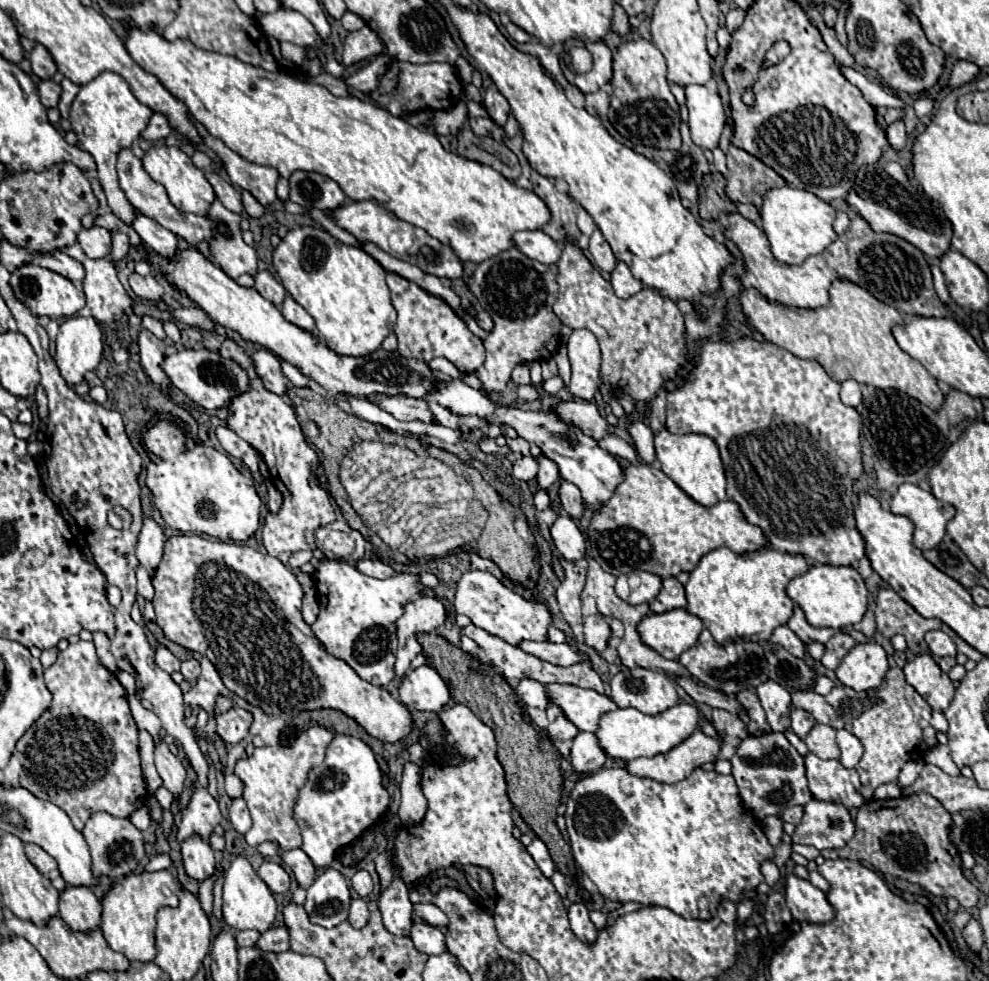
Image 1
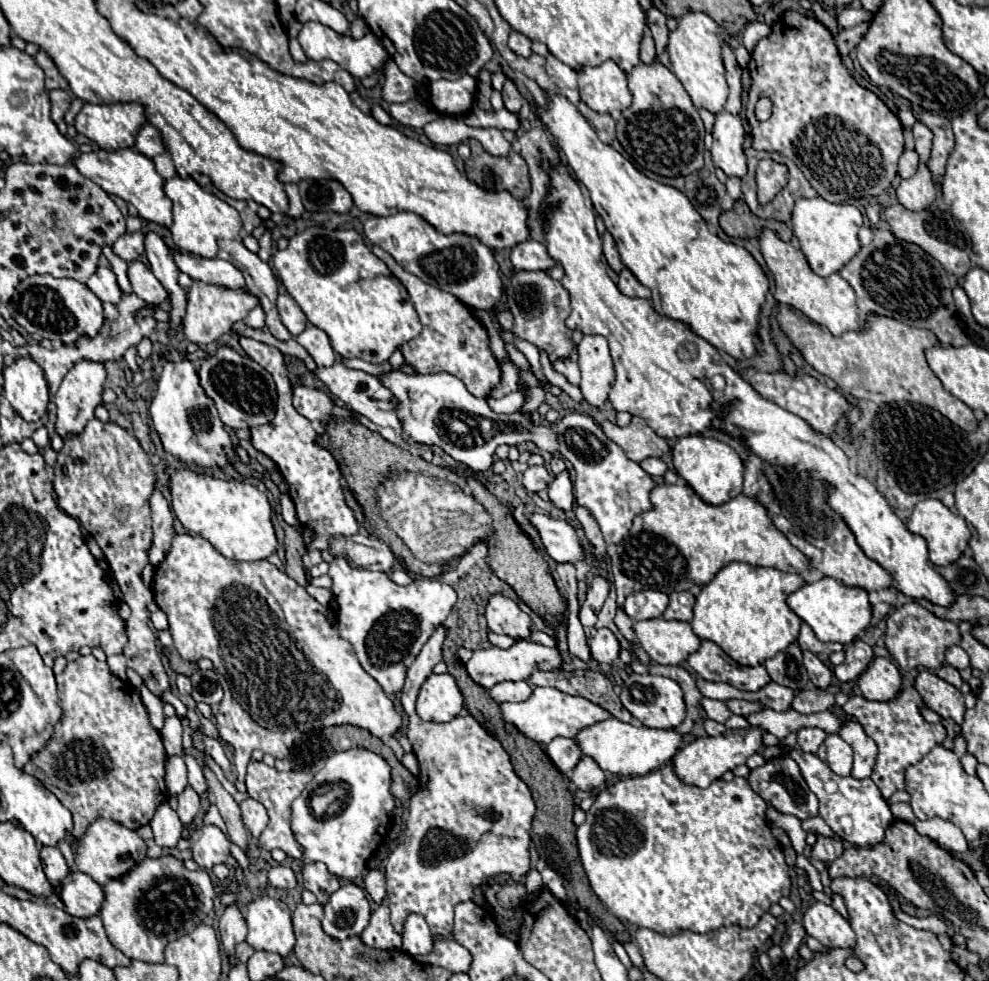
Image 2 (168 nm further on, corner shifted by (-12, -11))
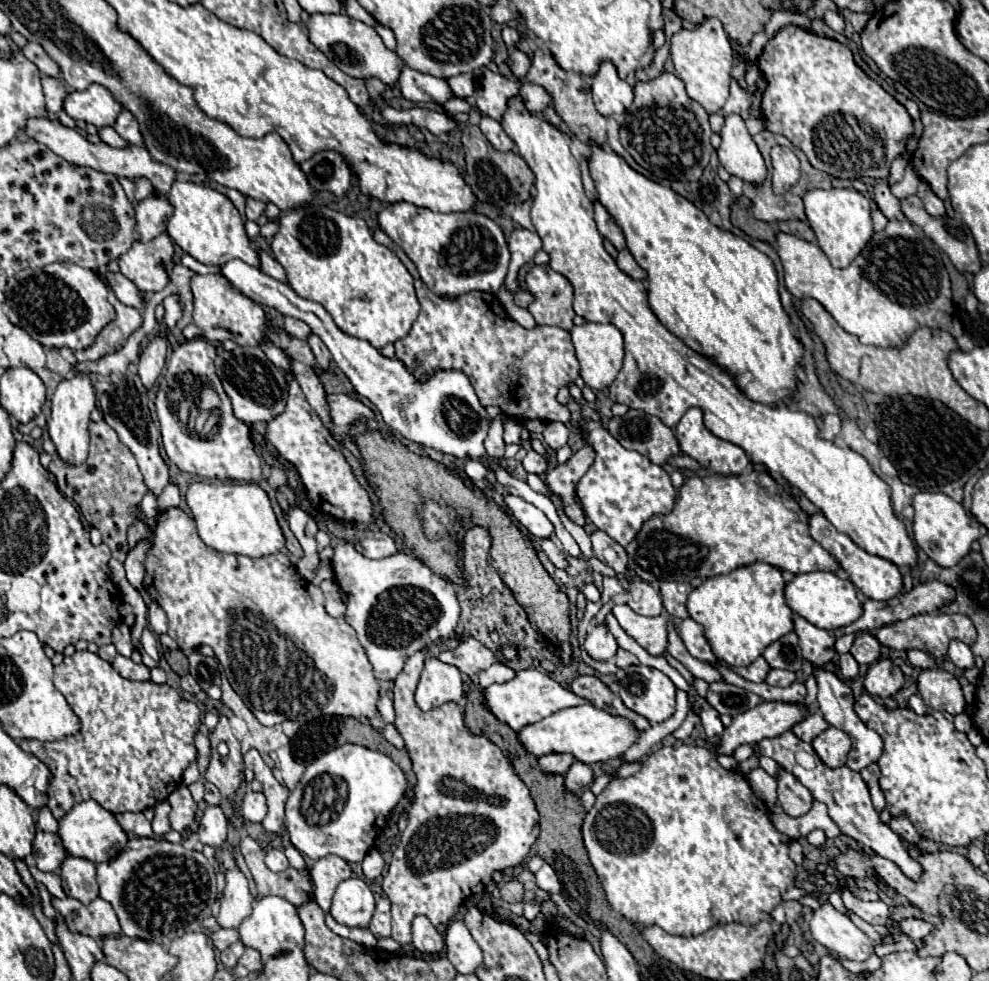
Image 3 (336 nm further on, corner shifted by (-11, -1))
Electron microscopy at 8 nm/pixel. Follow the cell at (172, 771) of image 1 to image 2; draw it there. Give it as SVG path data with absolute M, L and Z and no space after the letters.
M189 786L189 788L185 788L183 794L179 794L177 802L179 802L179 808L177 808L179 820L181 820L185 826L189 826L189 824L193 822L193 818L197 816L197 812L199 812L199 796L197 796L197 792L193 792L193 788Z

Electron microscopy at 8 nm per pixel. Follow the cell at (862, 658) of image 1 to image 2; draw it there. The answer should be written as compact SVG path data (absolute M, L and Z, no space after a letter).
M875 658L869 668L857 678L857 686L867 700L893 700L901 690L899 668L887 658Z

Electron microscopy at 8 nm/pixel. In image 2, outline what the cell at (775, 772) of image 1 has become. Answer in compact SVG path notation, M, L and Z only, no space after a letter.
M779 756L775 760L767 762L765 766L751 770L751 774L749 774L747 780L749 780L751 788L759 796L763 796L767 802L771 802L779 812L797 816L799 820L807 820L811 816L817 816L817 806L819 806L817 804L817 796L807 788L805 780L803 780L803 776L801 776L801 772L797 768L797 764L791 758Z

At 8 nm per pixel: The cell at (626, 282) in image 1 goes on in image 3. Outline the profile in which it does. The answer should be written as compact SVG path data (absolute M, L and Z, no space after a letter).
M624 248L624 250L618 252L616 264L618 264L618 268L620 268L624 274L628 274L630 278L634 278L634 280L646 280L646 272L638 266L638 262L632 258L632 254L628 252L628 248Z

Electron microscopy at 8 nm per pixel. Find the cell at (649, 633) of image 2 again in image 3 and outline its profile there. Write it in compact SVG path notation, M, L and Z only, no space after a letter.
M620 604L614 606L614 616L620 622L620 626L630 634L648 654L662 656L668 646L668 622L674 618L668 612L662 612L660 616L648 618L636 614L630 606Z

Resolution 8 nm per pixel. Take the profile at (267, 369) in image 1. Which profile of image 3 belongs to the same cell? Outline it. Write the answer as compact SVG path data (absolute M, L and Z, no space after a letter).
M326 394L326 404L330 412L330 420L335 425L335 433L347 433L350 424L356 422L360 416L372 418L374 412L364 406L360 400L350 398L348 394Z

